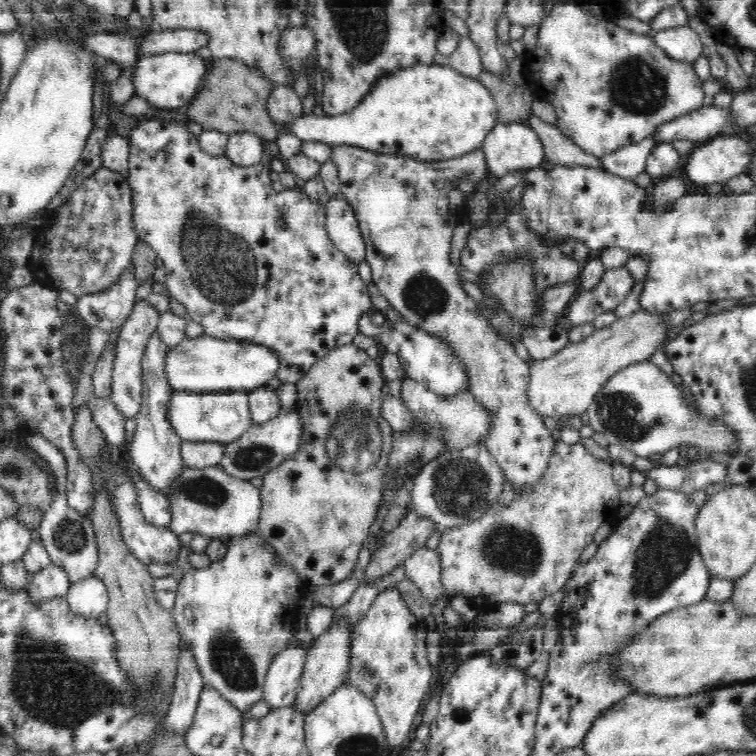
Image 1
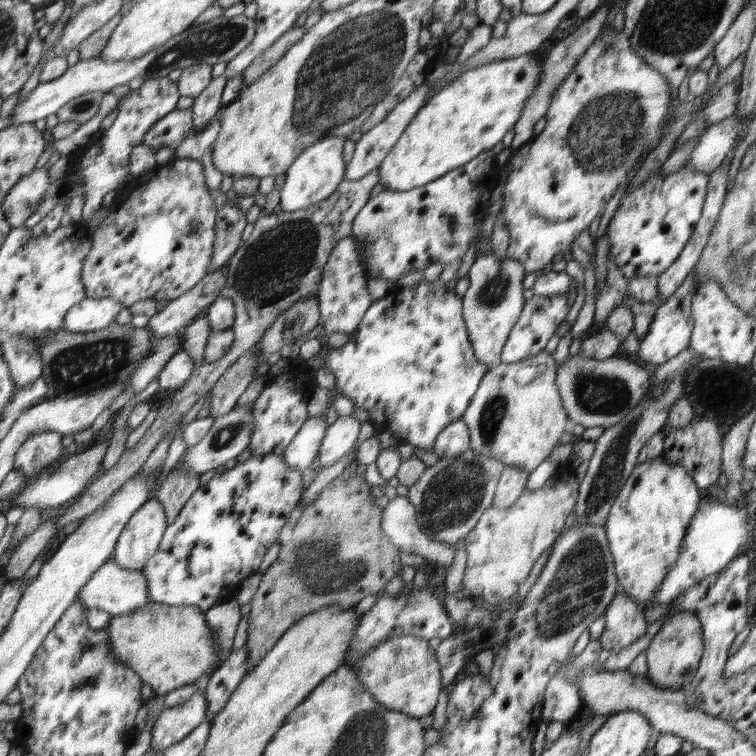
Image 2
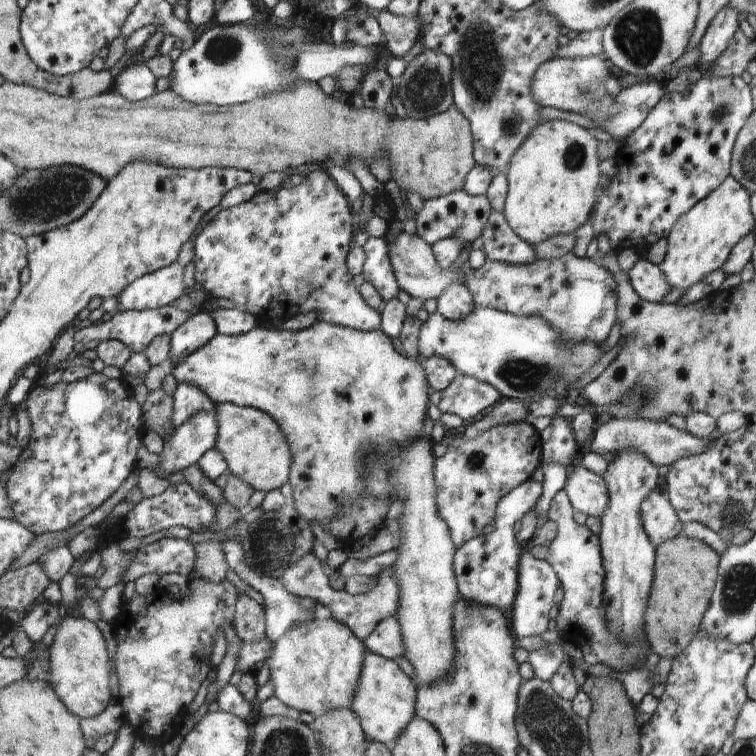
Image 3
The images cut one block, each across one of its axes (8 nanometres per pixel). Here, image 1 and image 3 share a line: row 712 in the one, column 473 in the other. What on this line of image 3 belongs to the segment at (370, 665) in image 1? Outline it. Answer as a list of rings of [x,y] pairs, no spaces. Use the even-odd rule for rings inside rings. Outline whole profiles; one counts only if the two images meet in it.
[[[458,372],[451,383],[436,395],[440,412],[458,414],[466,423],[489,410],[500,398],[502,394],[491,384]]]

